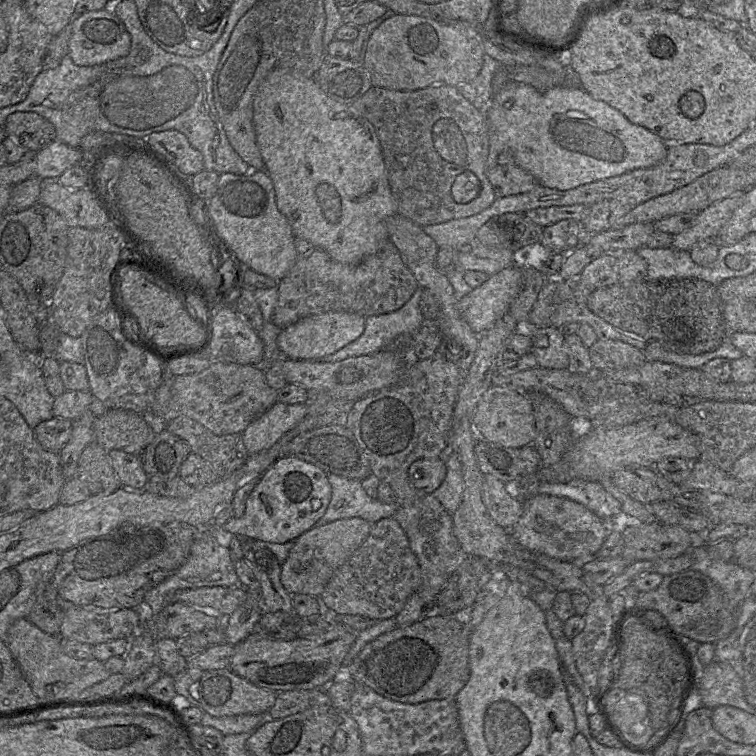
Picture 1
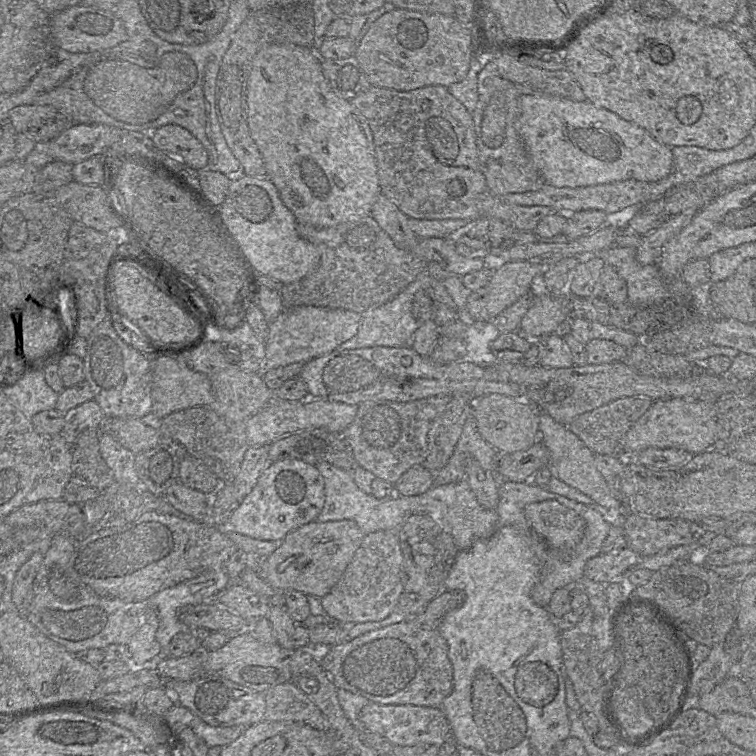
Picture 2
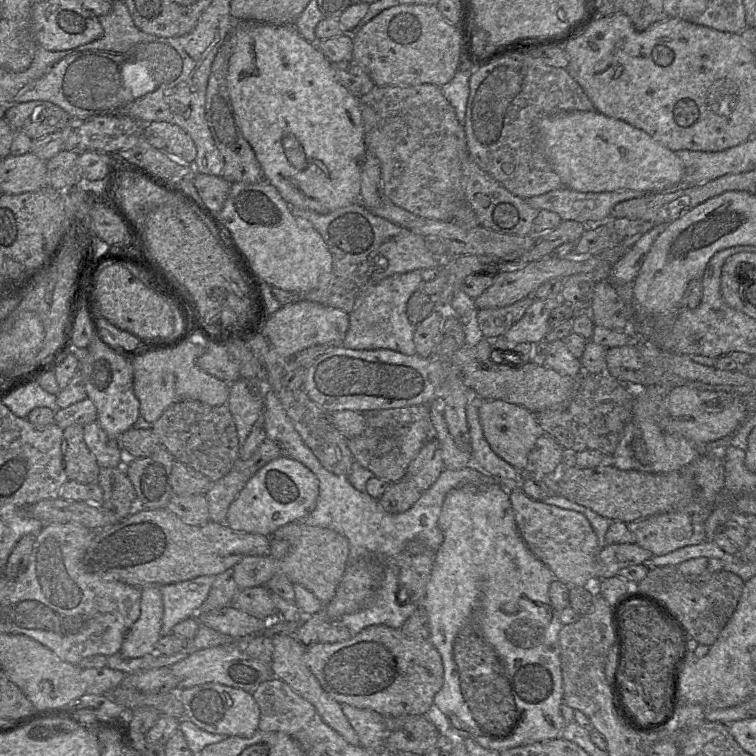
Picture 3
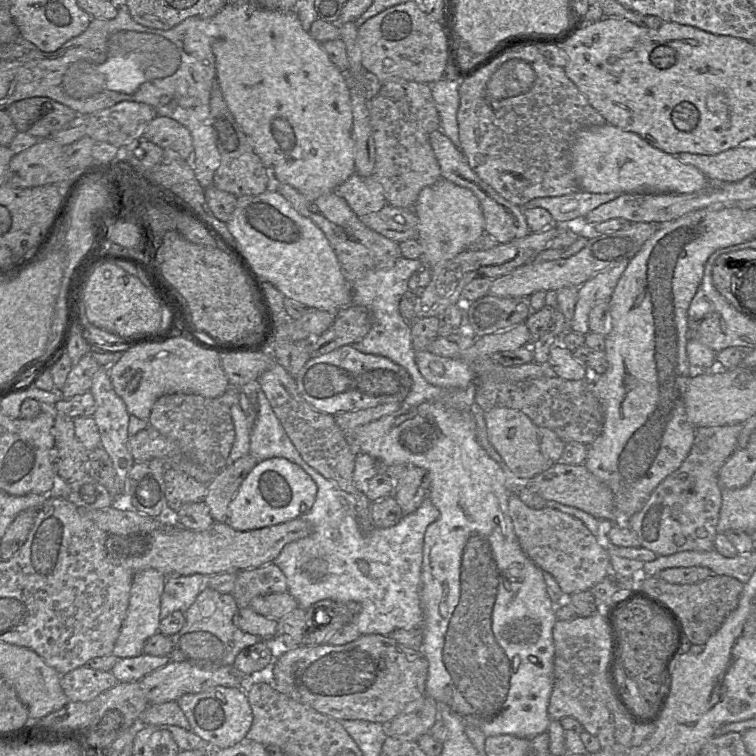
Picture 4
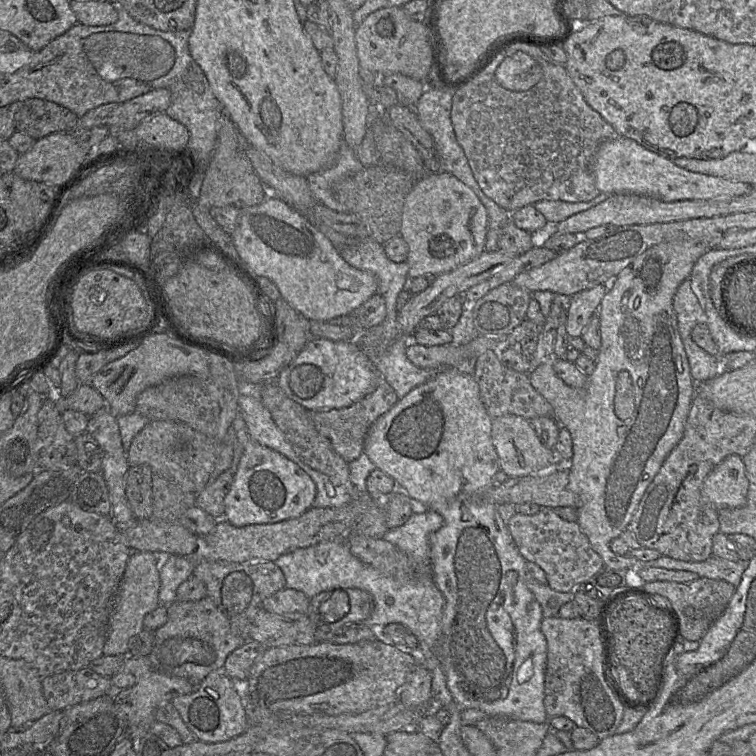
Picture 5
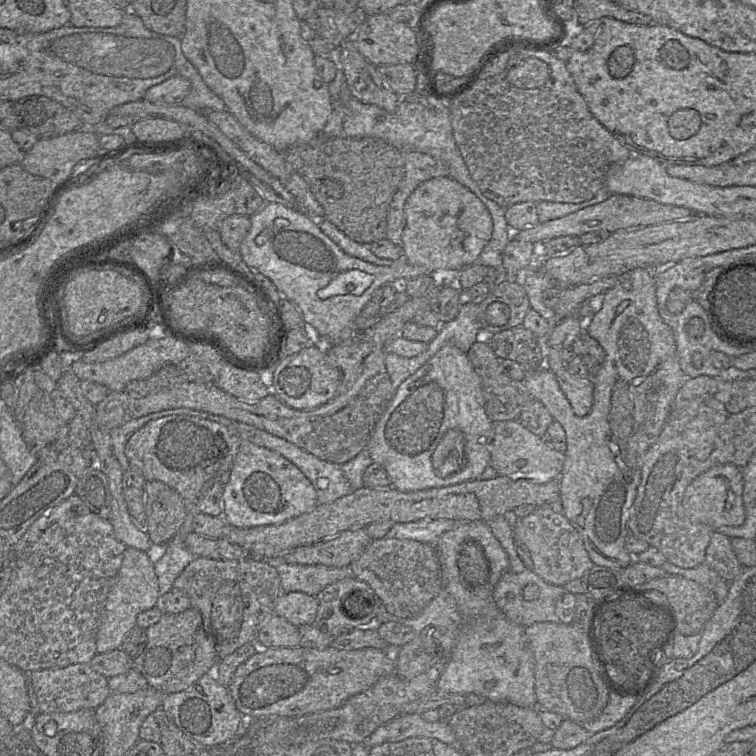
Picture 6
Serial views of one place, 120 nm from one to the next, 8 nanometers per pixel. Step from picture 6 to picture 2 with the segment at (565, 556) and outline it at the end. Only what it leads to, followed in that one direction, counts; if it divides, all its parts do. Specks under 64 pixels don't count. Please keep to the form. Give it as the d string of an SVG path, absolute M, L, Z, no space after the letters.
M556 500L526 505L525 516L533 532L551 548L571 549L584 536L585 520Z

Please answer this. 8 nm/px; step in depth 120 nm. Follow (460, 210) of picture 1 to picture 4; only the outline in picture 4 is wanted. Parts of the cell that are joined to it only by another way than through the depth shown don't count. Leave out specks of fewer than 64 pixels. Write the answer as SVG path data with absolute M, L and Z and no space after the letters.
M390 79L382 82L378 94L367 102L376 148L372 178L384 189L388 205L413 209L421 190L441 177L430 145L430 134L439 129L440 119L428 84Z

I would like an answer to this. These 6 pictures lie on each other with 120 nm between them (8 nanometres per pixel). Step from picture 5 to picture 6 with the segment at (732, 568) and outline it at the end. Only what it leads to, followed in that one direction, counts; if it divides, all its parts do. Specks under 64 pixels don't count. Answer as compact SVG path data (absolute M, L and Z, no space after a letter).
M666 561L661 566L661 569L666 571L669 575L680 575L709 589L714 593L718 606L724 601L728 594L730 582L723 579L705 563L701 563L694 568L681 568Z

